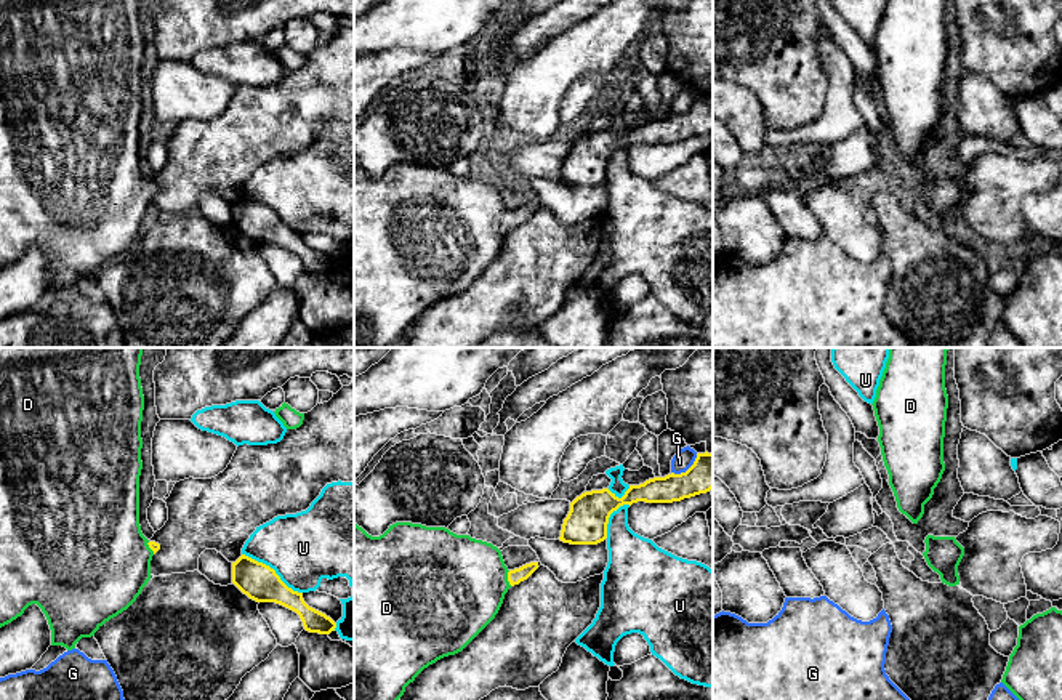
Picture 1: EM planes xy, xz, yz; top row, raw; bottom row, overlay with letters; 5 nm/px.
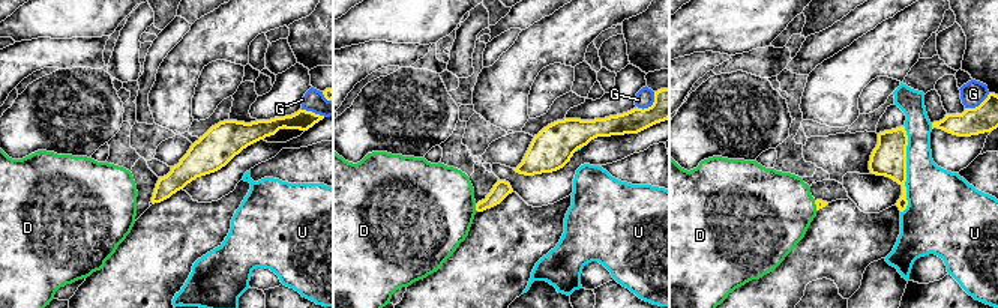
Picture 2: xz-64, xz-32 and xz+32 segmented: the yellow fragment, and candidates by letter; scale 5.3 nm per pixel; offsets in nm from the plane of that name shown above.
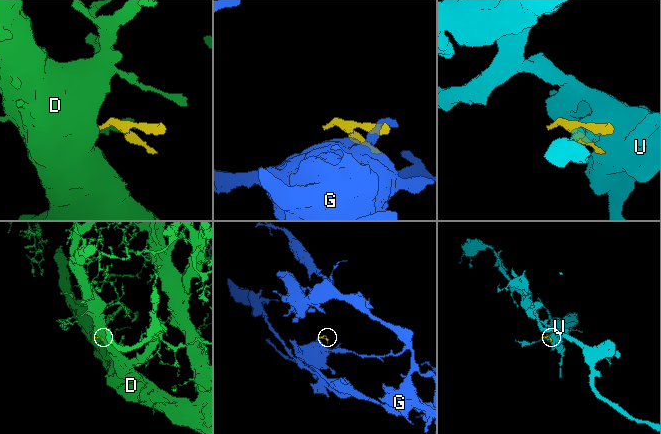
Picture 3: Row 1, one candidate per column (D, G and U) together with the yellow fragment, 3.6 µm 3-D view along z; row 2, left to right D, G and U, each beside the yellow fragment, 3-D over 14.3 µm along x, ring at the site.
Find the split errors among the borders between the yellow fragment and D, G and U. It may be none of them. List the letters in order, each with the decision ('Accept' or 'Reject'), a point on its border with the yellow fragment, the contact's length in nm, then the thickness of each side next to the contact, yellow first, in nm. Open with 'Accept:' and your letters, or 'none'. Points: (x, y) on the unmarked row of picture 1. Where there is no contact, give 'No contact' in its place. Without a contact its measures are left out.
Accept: D
D: Accept. Touches yellow at xz (508, 220). Shared border 80 nm. Thickness 80 nm (yellow) against 480 nm
G: Reject. Touches yellow at xz (687, 111). Shared border 170 nm. Thickness 180 nm (yellow) against 100 nm
U: Reject. Touches yellow at xy (273, 210). Shared border 360 nm. Thickness 180 nm (yellow) against 360 nm

